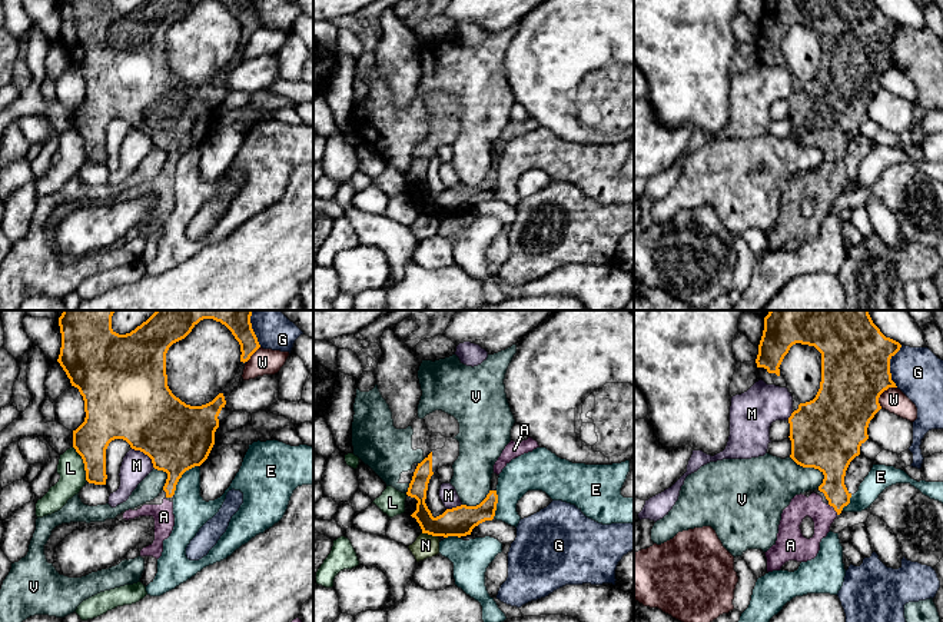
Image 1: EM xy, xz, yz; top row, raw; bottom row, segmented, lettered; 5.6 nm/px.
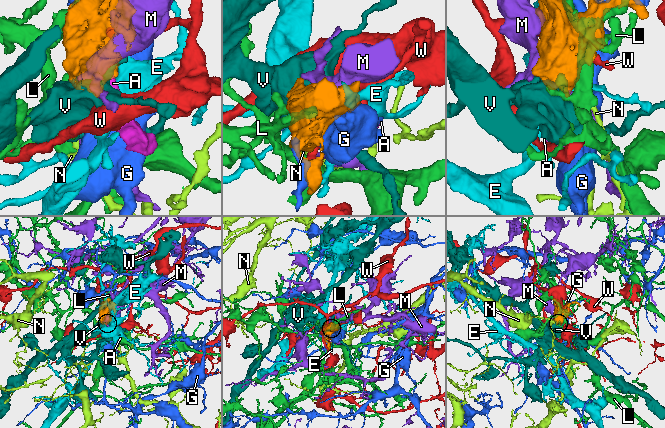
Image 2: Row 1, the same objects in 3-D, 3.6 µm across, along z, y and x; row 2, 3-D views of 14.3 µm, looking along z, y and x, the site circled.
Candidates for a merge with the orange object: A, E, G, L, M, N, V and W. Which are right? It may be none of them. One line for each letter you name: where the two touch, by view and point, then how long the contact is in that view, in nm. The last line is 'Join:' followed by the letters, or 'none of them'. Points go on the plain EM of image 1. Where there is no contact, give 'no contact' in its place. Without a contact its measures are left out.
A: yz (834, 189) | 80 nm
Join: A

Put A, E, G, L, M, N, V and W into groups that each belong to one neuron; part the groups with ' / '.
A / E / G / L / M / N / V / W

